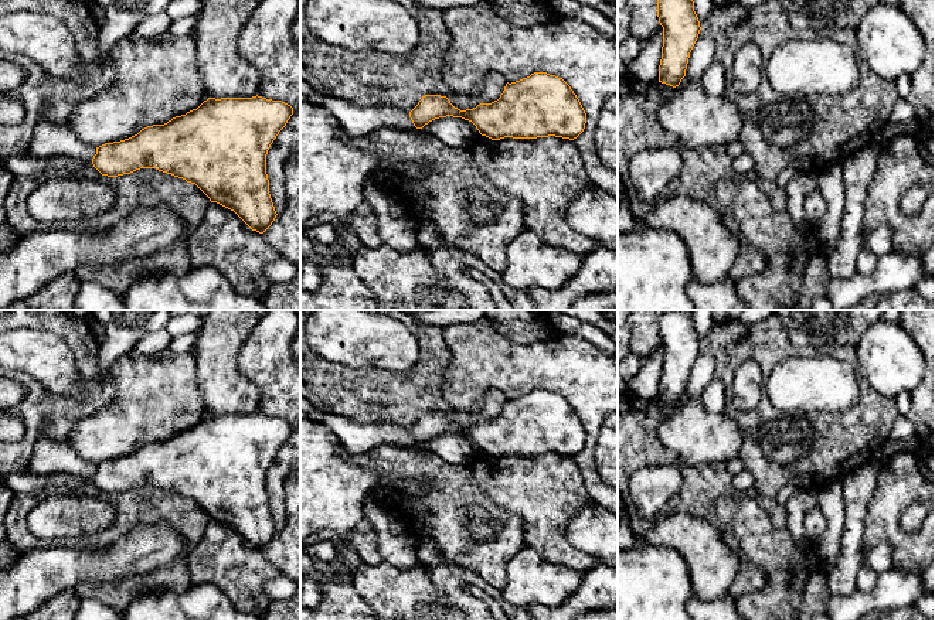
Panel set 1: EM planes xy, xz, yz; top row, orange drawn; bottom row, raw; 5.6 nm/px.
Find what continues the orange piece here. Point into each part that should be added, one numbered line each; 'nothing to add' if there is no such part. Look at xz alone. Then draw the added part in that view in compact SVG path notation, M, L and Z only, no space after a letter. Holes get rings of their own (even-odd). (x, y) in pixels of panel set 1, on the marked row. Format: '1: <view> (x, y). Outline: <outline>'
1: xz (357, 121). Outline: M302 78L300 95L332 112L340 127L351 136L368 136L373 130L382 126L400 130L415 129L408 110L387 105L356 106L344 99L316 92Z

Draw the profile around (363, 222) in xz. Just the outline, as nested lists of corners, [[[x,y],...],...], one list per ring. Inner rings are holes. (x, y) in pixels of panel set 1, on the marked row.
[[[363,201],[356,212],[350,217],[348,228],[357,235],[361,245],[366,248],[375,249],[384,245],[377,229],[375,212],[367,201]]]

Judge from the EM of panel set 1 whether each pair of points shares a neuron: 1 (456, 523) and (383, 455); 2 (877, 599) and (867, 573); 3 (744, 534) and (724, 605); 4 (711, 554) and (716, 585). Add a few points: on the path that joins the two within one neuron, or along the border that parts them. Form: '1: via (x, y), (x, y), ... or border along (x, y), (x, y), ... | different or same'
1: via (448, 498), (448, 489), (424, 464), (407, 462) | same
2: border along (879, 573), (877, 583), (870, 590), (857, 590) | different
3: border along (733, 599), (735, 605) | different
4: via (711, 561), (713, 578) | same

